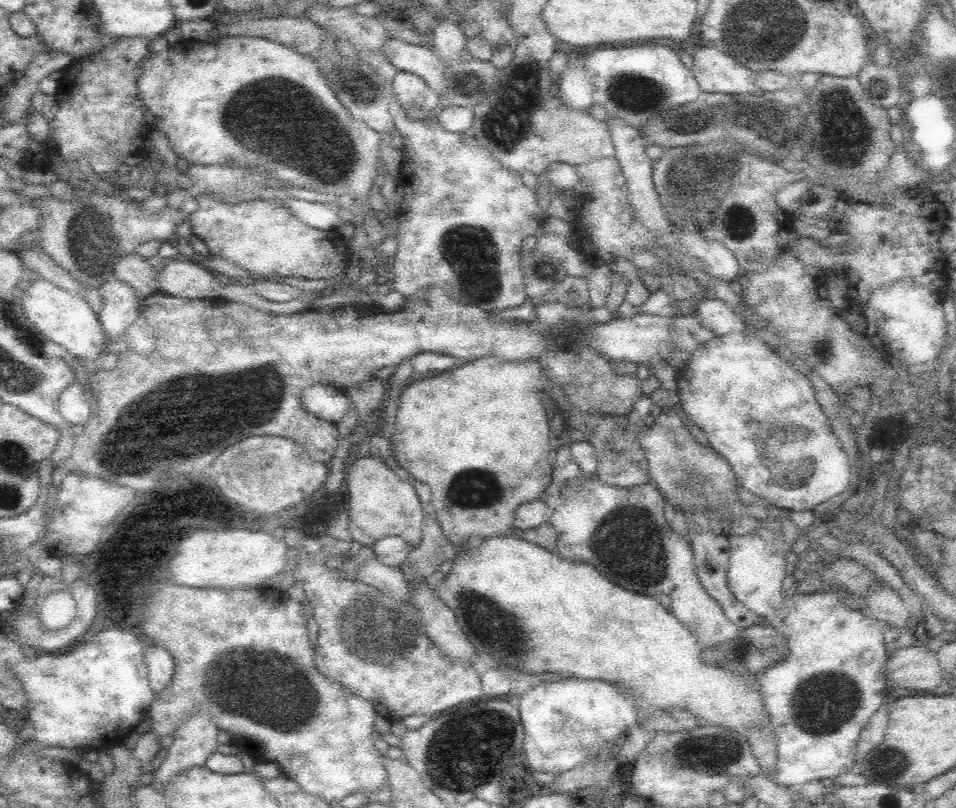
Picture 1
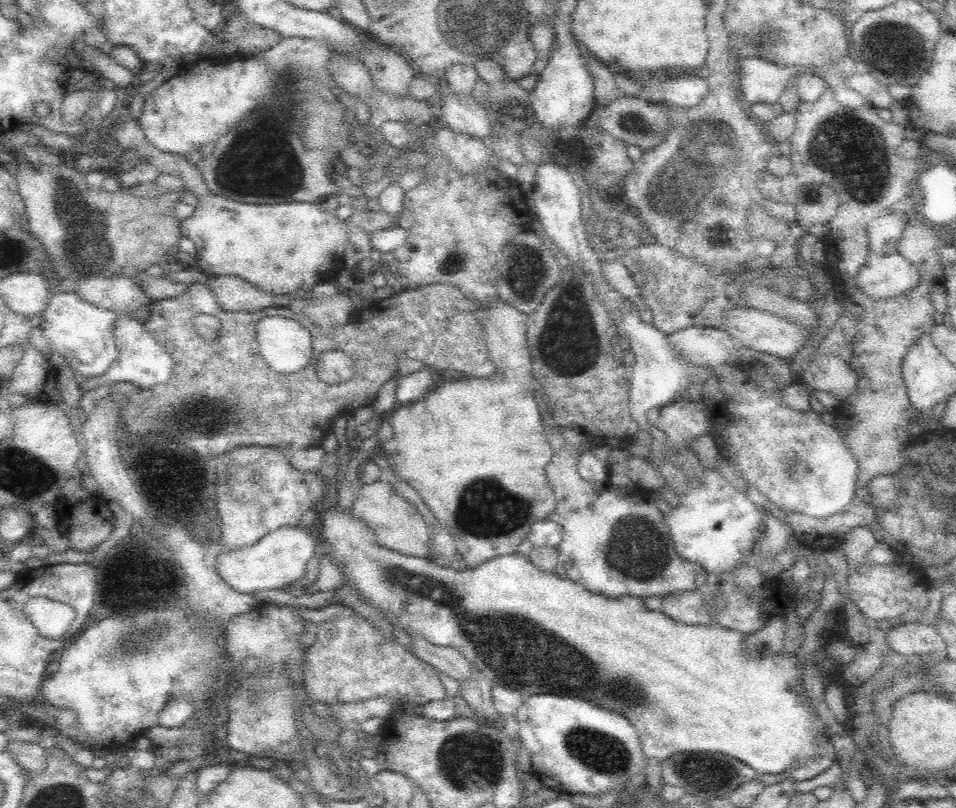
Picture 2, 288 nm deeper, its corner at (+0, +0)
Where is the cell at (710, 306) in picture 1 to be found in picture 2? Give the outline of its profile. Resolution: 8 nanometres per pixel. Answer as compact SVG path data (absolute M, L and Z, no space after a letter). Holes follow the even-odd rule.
M732 308L732 312L728 310L726 316L724 316L722 328L728 332L728 336L732 340L736 340L736 344L744 344L746 348L756 350L756 352L774 354L774 356L780 358L780 362L794 360L794 356L798 354L798 350L802 350L802 346L806 342L804 338L808 336L806 328L800 328L798 324L776 318L768 312L758 312L756 308Z

